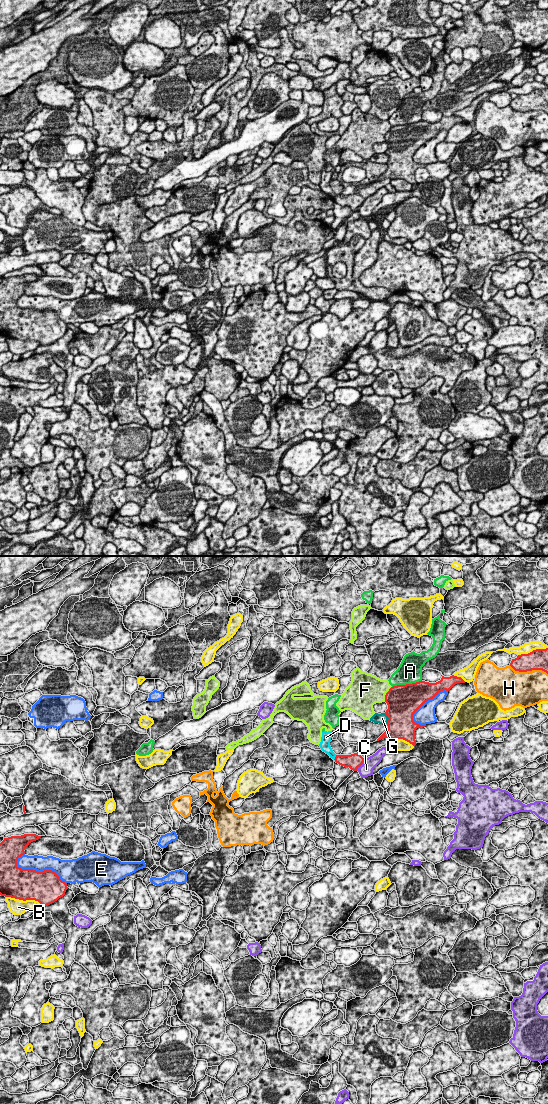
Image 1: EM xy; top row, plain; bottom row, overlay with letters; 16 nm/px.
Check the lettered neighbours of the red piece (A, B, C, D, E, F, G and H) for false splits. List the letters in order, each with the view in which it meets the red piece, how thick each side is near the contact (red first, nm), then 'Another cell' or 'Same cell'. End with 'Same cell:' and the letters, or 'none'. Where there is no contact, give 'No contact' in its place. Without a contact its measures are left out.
A: Touches red in xy. Thickness 480 nm (red) against 380 nm. Another cell
B: Touches red in xy. Thickness 480 nm (red) against 260 nm. Another cell
C: Touches red in xy. Thickness 240 nm (red) against 220 nm. Another cell
D: Touches red in xy. Thickness 200 nm (red) against 160 nm. Another cell
E: Touches red in xy. Thickness 500 nm (red) against 260 nm. Another cell
F: Touches red in xy. Thickness 460 nm (red) against 440 nm. Another cell
G: Touches red in xy. Thickness 420 nm (red) against 170 nm. Another cell
H: Touches red in xy. Thickness 320 nm (red) against 480 nm. Another cell
Same cell: none

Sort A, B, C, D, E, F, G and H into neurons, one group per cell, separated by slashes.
A D / B / C / E / F / G / H

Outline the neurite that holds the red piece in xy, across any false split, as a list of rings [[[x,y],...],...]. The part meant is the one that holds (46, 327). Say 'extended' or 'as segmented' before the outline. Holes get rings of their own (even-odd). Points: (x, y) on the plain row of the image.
as segmented; [[[24,274],[4,278],[0,283],[0,335],[19,340],[35,340],[48,346],[65,335],[67,323],[52,310],[38,312],[17,306],[25,288],[41,276]]]

